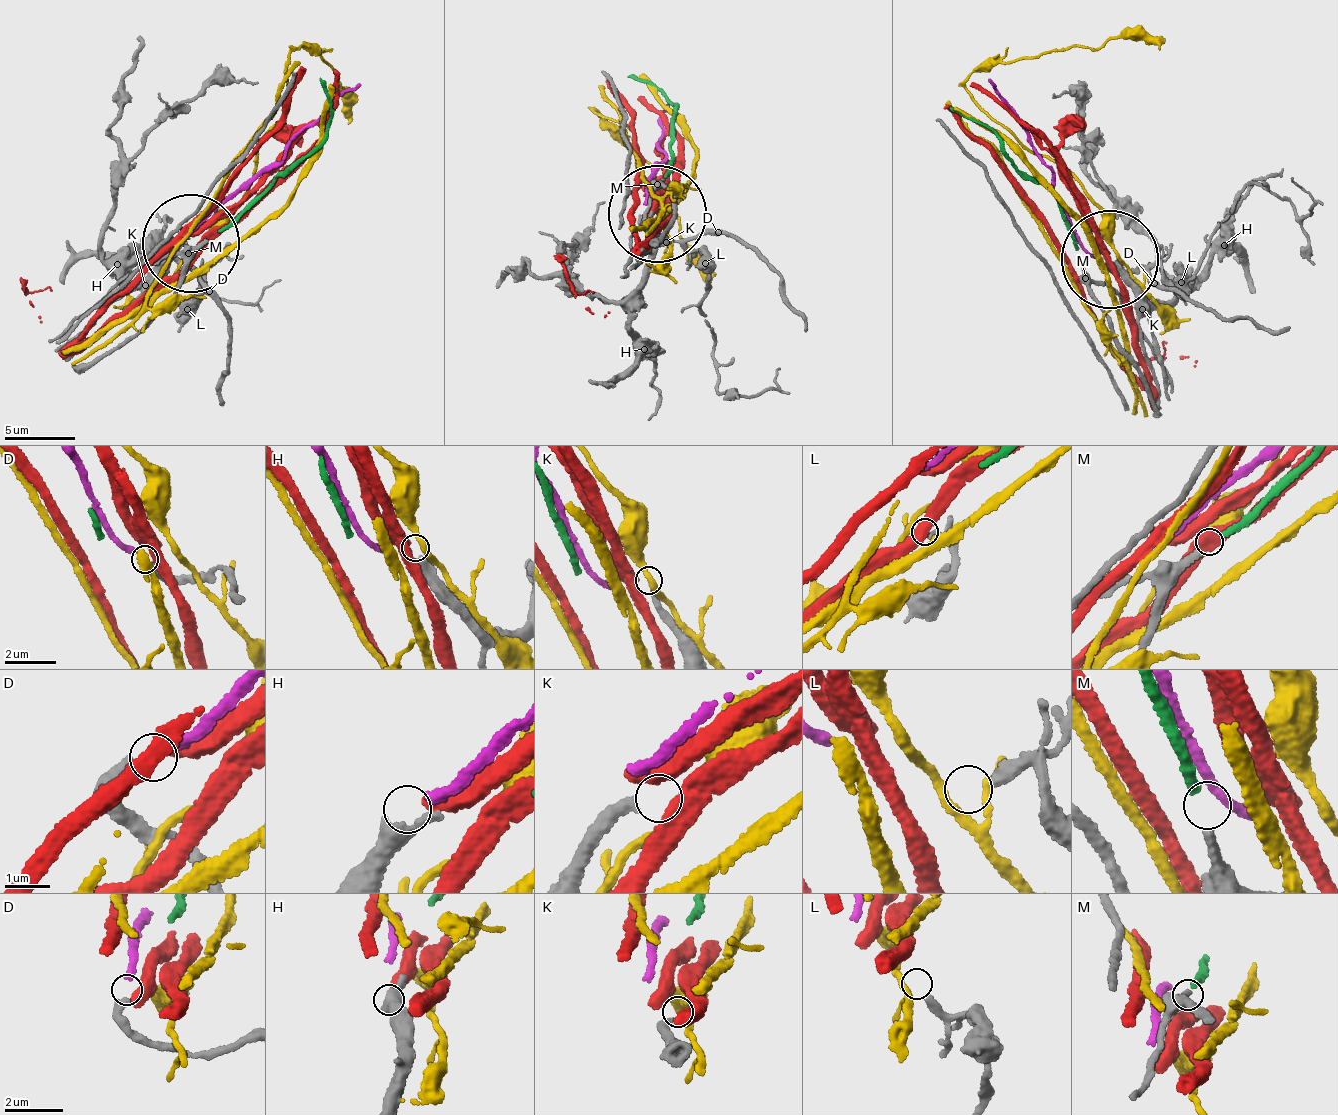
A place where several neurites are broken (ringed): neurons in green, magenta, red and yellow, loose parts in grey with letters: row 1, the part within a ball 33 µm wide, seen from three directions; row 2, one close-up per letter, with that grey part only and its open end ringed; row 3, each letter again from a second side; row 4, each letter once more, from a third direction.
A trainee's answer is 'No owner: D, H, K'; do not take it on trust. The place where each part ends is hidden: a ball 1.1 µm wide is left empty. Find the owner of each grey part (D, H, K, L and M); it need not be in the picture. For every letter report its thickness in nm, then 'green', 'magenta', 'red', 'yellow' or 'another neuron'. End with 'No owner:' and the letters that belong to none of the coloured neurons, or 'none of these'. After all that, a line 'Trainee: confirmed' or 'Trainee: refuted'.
D: 280 nm | another neuron
H: 360 nm | red
K: 280 nm | another neuron
L: 280 nm | another neuron
M: 240 nm | green
No owner: D, K, L
Trainee: refuted

